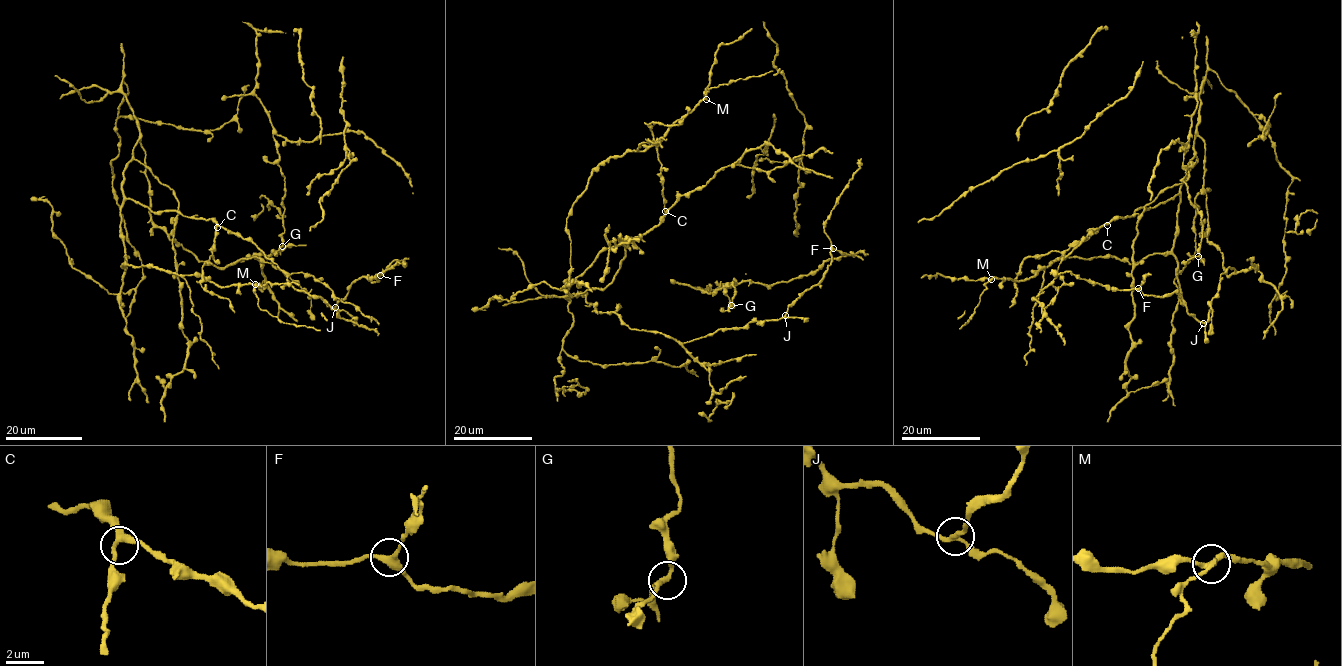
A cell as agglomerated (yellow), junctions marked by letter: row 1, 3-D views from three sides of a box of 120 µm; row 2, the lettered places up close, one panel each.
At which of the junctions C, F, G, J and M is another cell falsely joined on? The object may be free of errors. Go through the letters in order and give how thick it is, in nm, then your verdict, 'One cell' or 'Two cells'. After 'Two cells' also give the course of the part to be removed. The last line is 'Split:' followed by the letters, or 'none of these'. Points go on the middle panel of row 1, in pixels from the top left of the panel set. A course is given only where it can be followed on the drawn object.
C: Thickness 280 nm. One cell
F: Thickness 300 nm. One cell
G: Thickness 200 nm. One cell
J: Thickness 200 nm. One cell
M: Thickness 240 nm. Two cells
Split: M

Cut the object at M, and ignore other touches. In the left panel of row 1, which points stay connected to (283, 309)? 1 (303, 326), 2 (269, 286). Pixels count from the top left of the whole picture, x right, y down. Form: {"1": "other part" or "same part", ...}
{"1": "other part", "2": "same part"}

